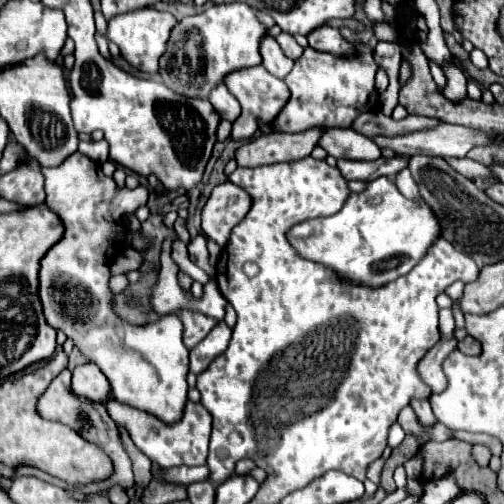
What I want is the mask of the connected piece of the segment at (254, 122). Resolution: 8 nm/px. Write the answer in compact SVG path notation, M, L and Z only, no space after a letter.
M262 65L250 67L250 69L240 69L238 73L230 73L230 77L226 77L226 87L238 99L238 103L242 107L242 115L232 125L232 139L236 139L236 141L252 137L256 133L256 129L260 127L260 123L274 119L290 97L286 83L282 79L276 79L274 75L270 75Z

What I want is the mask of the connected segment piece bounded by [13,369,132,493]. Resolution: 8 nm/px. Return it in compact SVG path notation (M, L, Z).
M64 369L60 375L56 375L56 377L52 379L52 383L46 387L46 391L40 395L40 399L38 399L38 403L36 403L36 411L38 411L38 415L40 415L40 417L50 419L50 421L60 421L60 423L64 423L64 425L74 427L78 433L82 433L82 435L84 435L84 439L86 439L88 443L98 445L98 447L100 447L100 449L102 449L102 451L104 451L104 453L114 461L116 469L114 469L114 475L112 475L108 481L93 482L87 485L71 485L36 468L27 466L20 467L13 479L22 476L35 476L45 482L62 487L62 489L74 490L83 493L96 493L108 489L113 485L122 485L124 489L130 489L130 487L132 487L132 469L130 469L130 459L128 459L126 451L122 449L120 433L118 433L116 423L112 421L112 417L108 415L108 411L106 411L104 407L102 407L102 409L100 409L100 407L102 407L100 403L92 403L92 401L88 401L88 399L82 399L80 395L74 395L74 391L70 389L70 371L68 371L68 369Z

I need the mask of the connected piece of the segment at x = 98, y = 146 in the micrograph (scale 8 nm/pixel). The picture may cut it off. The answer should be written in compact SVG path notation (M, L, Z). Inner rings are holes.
M80 141L78 149L84 155L88 155L90 159L96 159L98 163L108 161L108 143L106 141L98 141L98 143L84 143L84 141Z

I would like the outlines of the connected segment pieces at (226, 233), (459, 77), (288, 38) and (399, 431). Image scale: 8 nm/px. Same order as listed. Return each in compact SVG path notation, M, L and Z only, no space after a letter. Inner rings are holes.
M230 181L216 185L202 207L202 231L208 239L214 239L218 245L226 245L234 225L250 209L250 195L244 189L232 185Z
M454 59L444 61L442 71L446 75L446 87L442 89L444 97L448 97L450 101L460 101L466 97L466 75L464 71L454 63Z
M280 33L278 35L278 45L280 45L280 49L290 57L290 59L298 59L300 55L302 55L302 47L294 41L294 37L292 35L288 35L288 33Z
M399 423L393 424L388 433L388 446L392 449L400 445L405 437L404 430Z

